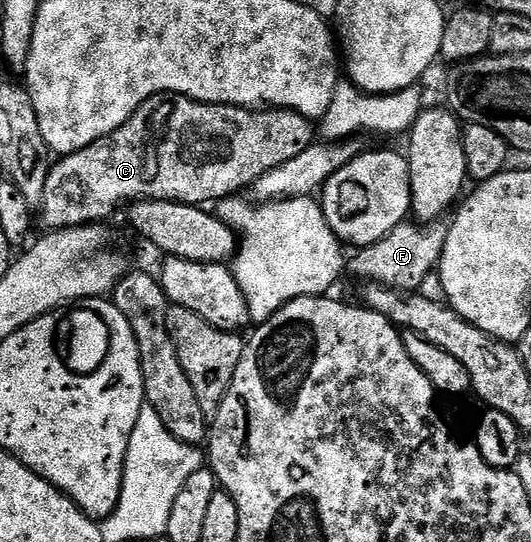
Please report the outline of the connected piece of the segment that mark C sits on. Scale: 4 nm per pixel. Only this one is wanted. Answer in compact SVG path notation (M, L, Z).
M157 94L149 98L133 114L127 122L120 124L120 128L113 130L108 136L88 144L88 148L77 150L71 154L61 155L51 165L48 184L44 192L44 200L40 207L40 222L46 225L47 231L67 230L70 226L89 226L101 223L102 218L106 218L117 206L125 207L131 200L141 200L144 198L157 198L164 202L183 202L189 206L205 207L206 202L217 204L224 198L241 195L249 191L264 172L272 172L272 168L280 168L280 164L288 164L288 160L293 160L304 152L304 148L314 145L316 141L316 126L311 119L305 118L302 114L297 114L292 110L275 110L273 108L251 108L249 106L229 106L219 102L198 102L195 98L189 98L183 94Z

